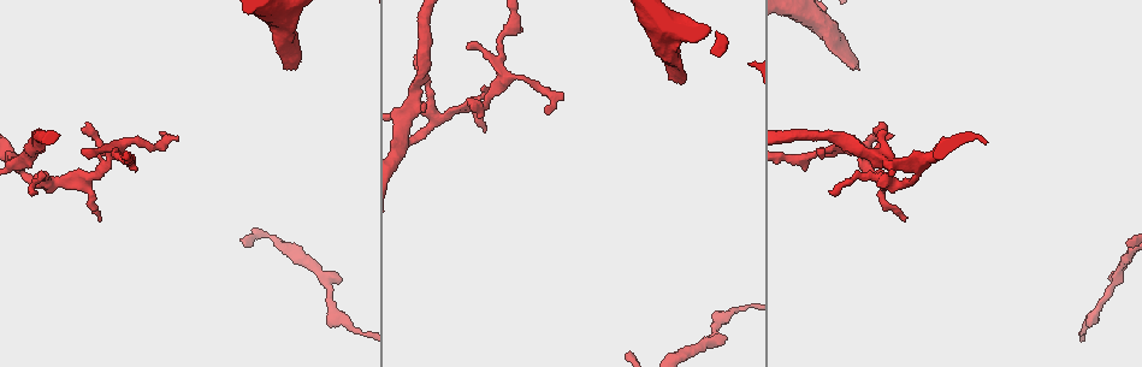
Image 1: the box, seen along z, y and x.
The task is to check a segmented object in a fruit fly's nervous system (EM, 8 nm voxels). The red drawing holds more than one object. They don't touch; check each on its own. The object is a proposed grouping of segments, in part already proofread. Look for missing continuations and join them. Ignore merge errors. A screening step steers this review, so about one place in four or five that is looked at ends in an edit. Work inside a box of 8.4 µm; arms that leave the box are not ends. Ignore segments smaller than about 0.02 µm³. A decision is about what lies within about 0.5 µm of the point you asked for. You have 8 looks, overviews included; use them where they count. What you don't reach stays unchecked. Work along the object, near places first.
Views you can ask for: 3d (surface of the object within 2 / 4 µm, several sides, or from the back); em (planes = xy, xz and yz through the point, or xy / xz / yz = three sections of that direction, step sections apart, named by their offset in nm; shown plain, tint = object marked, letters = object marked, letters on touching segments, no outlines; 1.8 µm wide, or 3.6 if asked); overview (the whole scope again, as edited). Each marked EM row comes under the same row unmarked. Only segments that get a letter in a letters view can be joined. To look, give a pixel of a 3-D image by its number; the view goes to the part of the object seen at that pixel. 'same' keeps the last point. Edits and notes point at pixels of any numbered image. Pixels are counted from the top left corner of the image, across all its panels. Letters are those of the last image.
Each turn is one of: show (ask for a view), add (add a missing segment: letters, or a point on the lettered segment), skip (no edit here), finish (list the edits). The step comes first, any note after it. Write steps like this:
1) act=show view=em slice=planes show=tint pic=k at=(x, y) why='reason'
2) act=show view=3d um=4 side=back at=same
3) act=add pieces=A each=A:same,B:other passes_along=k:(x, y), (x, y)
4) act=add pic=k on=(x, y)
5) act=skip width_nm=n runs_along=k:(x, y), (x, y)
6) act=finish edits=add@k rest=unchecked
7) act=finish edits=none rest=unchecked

act=show view=3d um=2 side=back pic=1 at=(876, 129) why='tapers out'

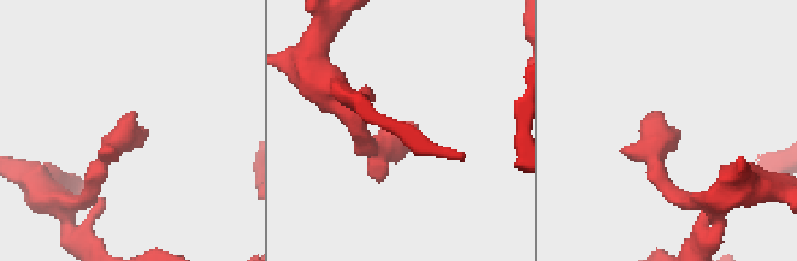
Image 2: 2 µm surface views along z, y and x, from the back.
act=show view=em slice=planes show=tint pic=2 at=(672, 129) why='shape alone is not enough'

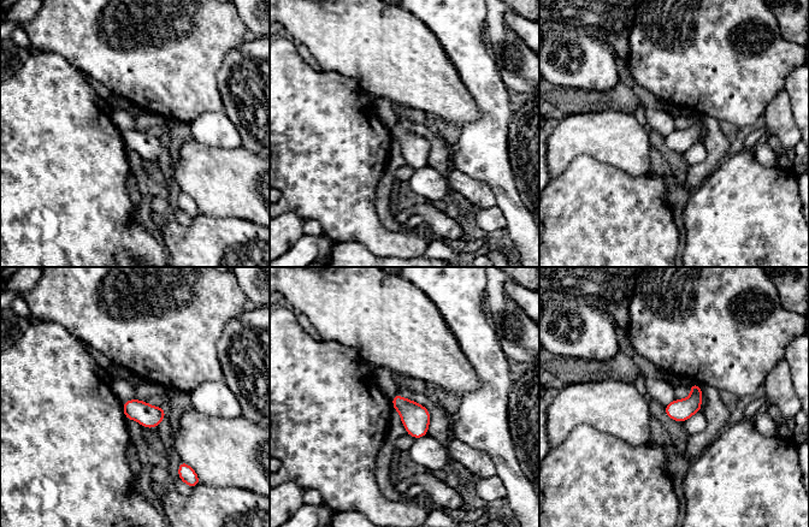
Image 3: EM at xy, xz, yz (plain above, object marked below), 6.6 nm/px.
act=show view=em slice=planes show=letters at=same

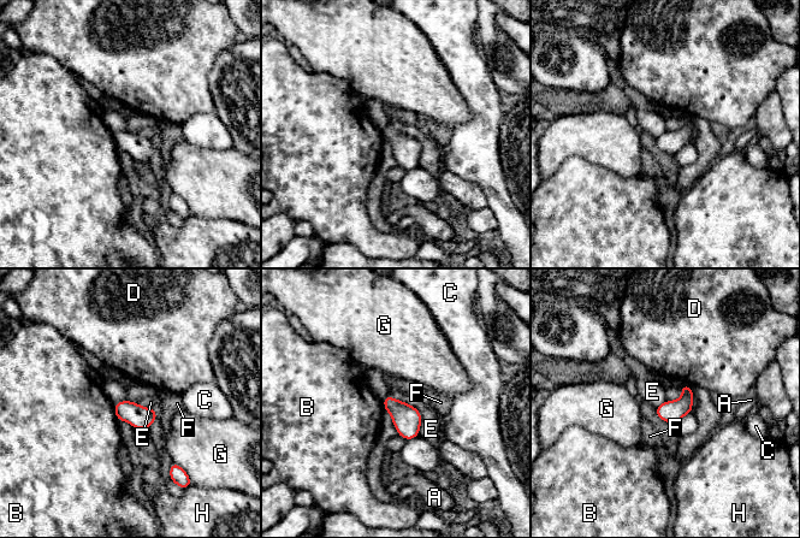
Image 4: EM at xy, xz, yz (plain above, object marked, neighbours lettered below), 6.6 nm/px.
act=skip width_nm=150 each=A:other,B:other,C:other,D:other,E:other,F:other,G:other,H:other found='none of them fits'

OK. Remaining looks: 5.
act=show view=em slice=planes show=tint pic=1 at=(628, 351) why='thin end'

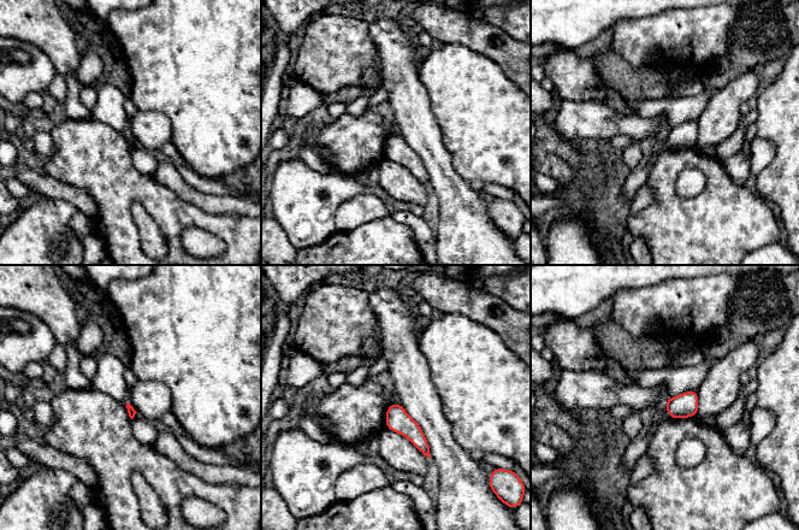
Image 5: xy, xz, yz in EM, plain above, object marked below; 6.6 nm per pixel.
act=show view=em slice=planes show=letters at=same why='see the neighbours'

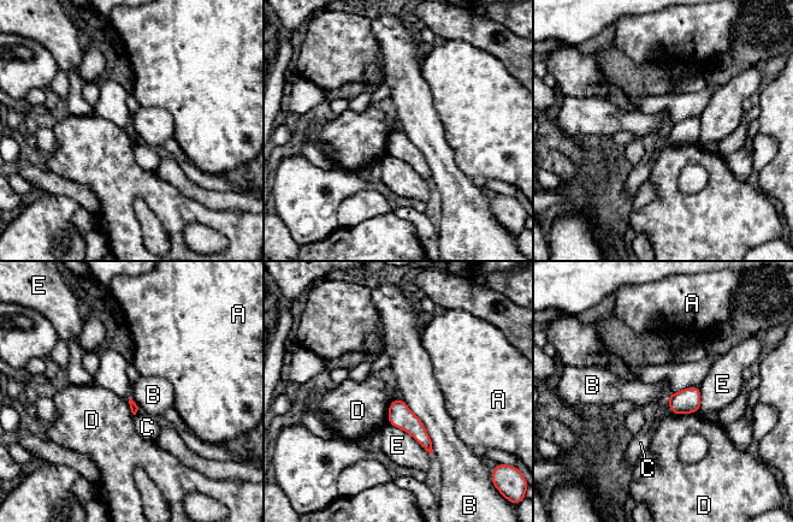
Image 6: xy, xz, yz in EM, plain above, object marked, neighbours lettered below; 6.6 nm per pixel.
act=skip each=A:other,B:other,C:other,D:other,E:other found='none of them fits'

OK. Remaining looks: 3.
act=finish edits=none rest=unchecked

